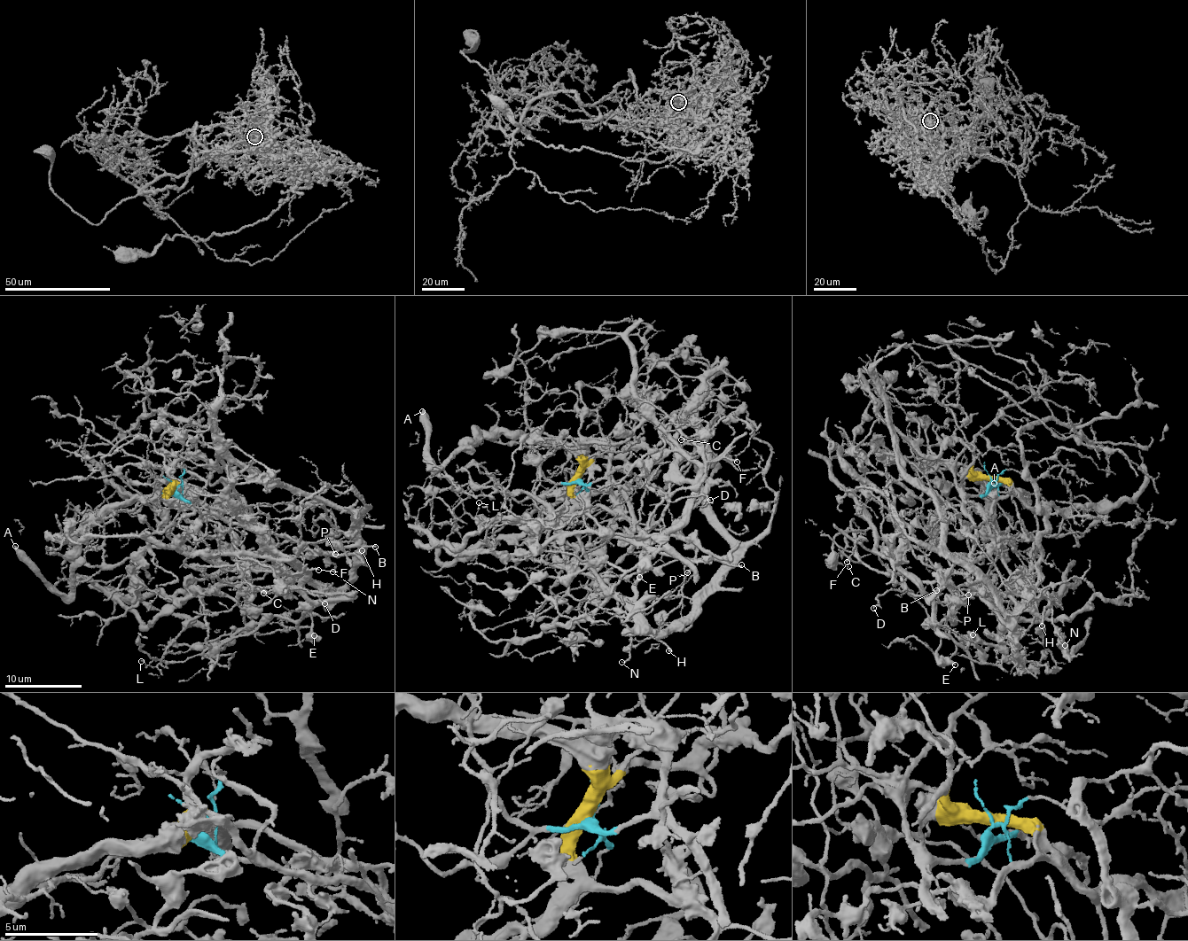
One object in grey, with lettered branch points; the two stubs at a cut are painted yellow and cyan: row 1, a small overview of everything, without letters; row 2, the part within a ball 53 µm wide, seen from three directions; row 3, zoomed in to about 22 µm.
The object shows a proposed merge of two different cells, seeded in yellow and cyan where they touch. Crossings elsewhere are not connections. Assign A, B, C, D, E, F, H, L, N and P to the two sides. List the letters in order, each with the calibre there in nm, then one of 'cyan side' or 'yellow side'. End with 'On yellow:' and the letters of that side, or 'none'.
A: 440 nm thick; yellow side
B: 160 nm thick; yellow side
C: 130 nm thick; cyan side
D: 120 nm thick; cyan side
E: 240 nm thick; cyan side
F: 180 nm thick; cyan side
H: 200 nm thick; yellow side
L: 130 nm thick; yellow side
N: 140 nm thick; yellow side
P: 200 nm thick; yellow side
On yellow: A, B, H, L, N, P

